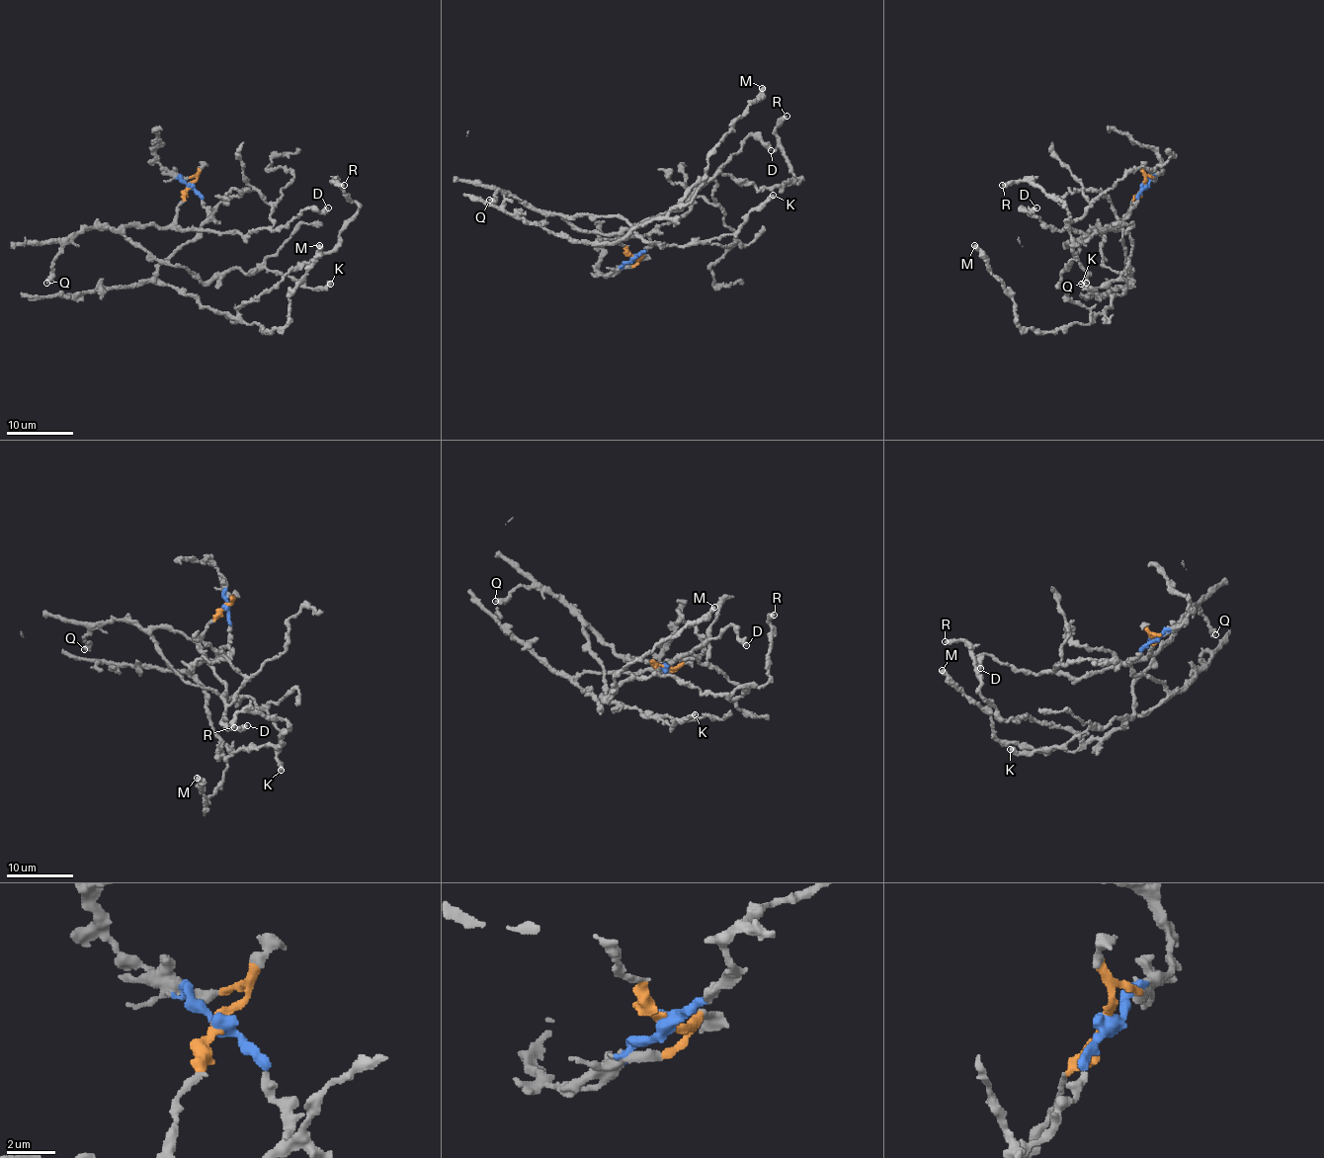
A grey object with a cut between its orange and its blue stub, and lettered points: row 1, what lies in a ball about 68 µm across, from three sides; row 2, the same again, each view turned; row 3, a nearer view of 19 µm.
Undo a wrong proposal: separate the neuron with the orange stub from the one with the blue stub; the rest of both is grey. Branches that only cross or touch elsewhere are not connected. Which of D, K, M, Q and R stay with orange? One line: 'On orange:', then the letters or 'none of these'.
On orange: D, K, Q

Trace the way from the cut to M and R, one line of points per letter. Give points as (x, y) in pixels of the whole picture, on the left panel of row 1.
M: (190, 185), (206, 219), (156, 278), (203, 306), (265, 331), (280, 329), (319, 245)
R: (190, 185), (206, 219), (156, 278), (231, 316), (338, 243), (358, 205), (332, 182), (344, 185)

